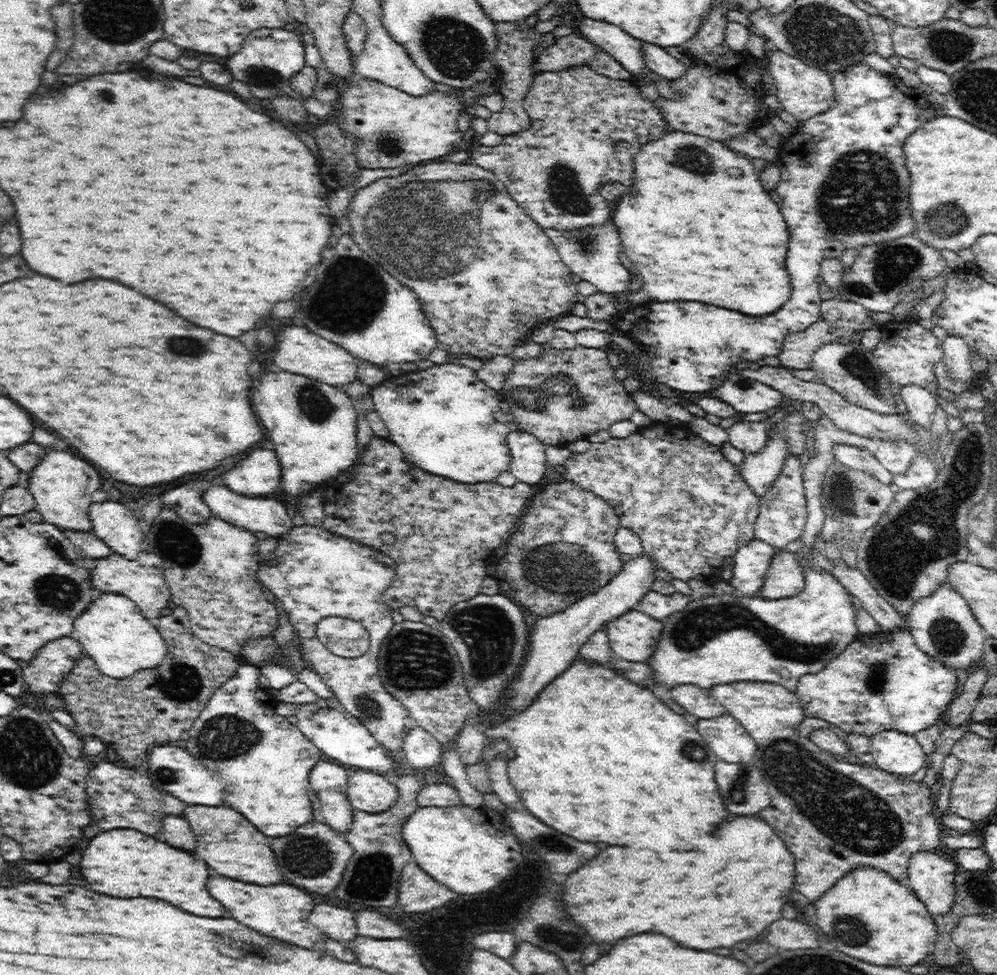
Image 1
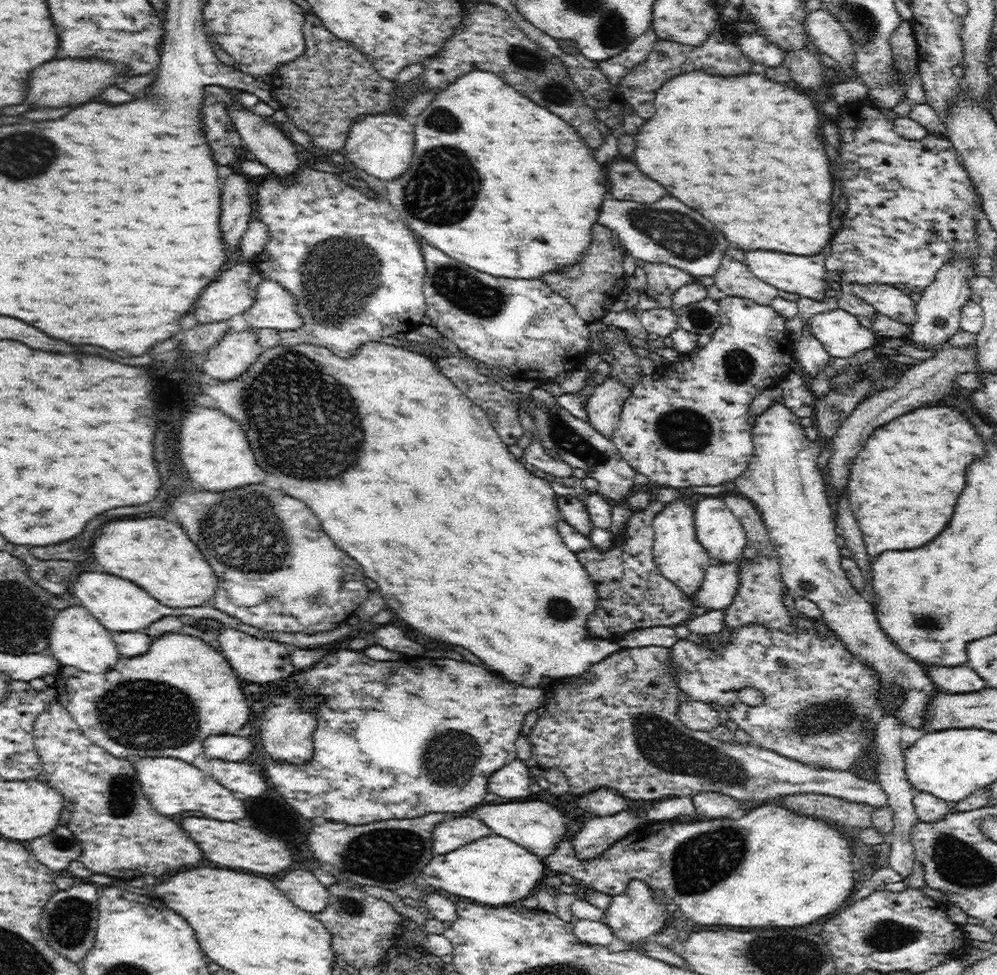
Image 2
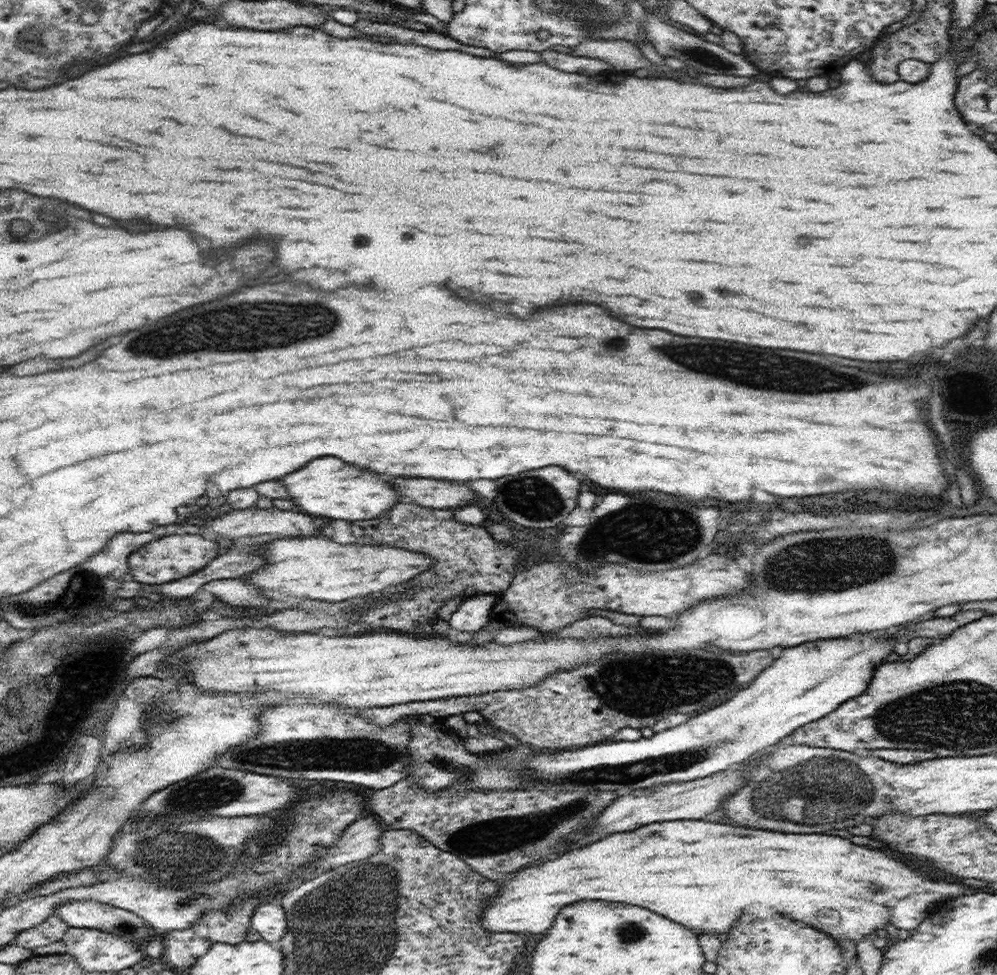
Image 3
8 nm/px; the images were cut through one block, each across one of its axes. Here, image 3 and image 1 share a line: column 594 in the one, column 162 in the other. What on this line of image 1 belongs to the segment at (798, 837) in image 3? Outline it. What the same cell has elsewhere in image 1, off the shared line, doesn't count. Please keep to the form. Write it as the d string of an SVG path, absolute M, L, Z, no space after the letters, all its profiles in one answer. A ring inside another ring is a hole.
M130 828L110 830L94 836L82 854L80 870L90 882L92 890L102 894L114 894L122 898L154 896L168 900L180 910L208 918L220 918L226 912L224 906L206 890L208 864L204 864L204 860L200 860L196 854L172 848Z

